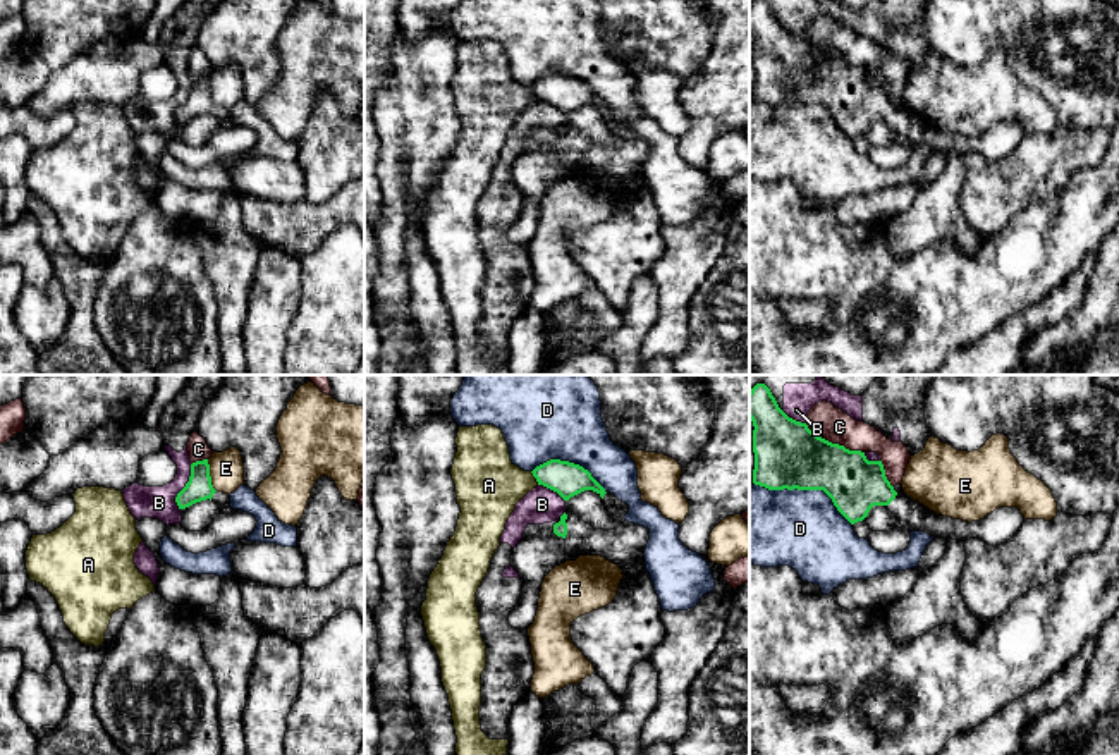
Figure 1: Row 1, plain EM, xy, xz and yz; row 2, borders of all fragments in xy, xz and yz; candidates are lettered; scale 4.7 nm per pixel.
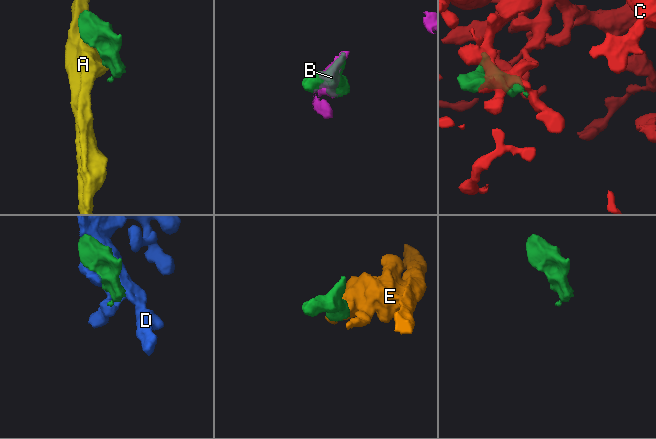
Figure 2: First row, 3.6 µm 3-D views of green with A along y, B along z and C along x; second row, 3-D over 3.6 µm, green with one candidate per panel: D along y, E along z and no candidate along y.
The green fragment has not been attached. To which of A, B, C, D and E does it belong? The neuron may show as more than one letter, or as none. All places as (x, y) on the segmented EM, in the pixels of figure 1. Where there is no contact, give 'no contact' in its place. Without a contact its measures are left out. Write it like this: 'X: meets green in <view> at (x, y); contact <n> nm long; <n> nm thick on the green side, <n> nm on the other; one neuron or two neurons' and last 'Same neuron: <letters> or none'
A: meets green in xz at (535, 477); contact 80 nm long; 160 nm thick on the green side, 300 nm on the other; two neurons
B: meets green in xy at (184, 487); contact 220 nm long; 120 nm thick on the green side, 150 nm on the other; two neurons
C: meets green in yz at (834, 444); contact 320 nm long; 320 nm thick on the green side, 160 nm on the other; two neurons
D: meets green in yz at (807, 489); contact 500 nm long; 320 nm thick on the green side, 360 nm on the other; two neurons
E: meets green in xy at (208, 475); contact 160 nm long; 120 nm thick on the green side, 160 nm on the other; two neurons
Same neuron: none

